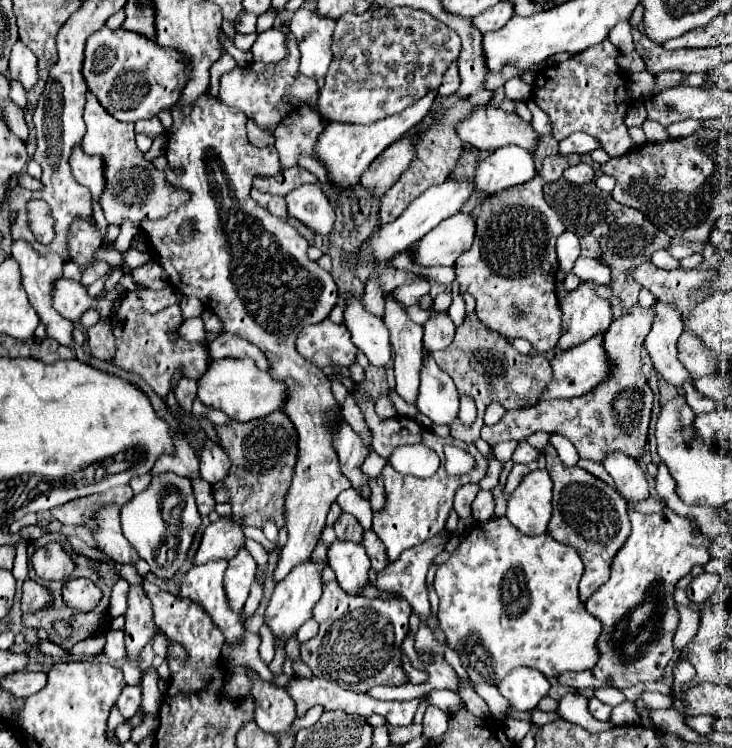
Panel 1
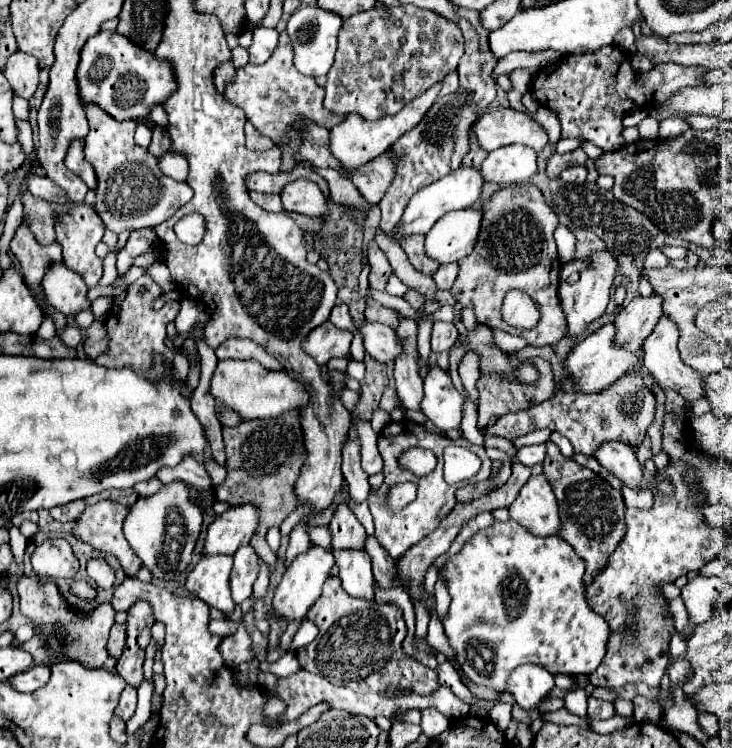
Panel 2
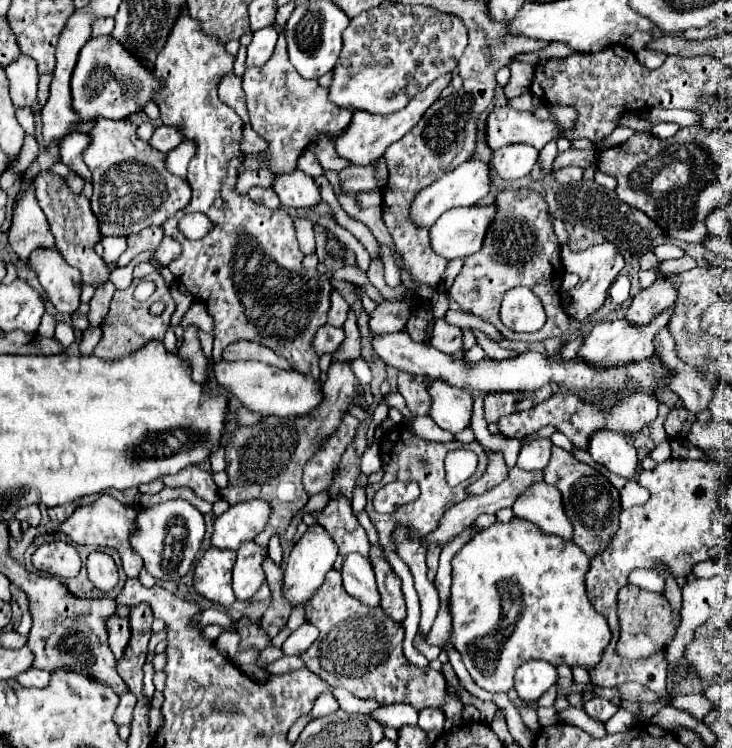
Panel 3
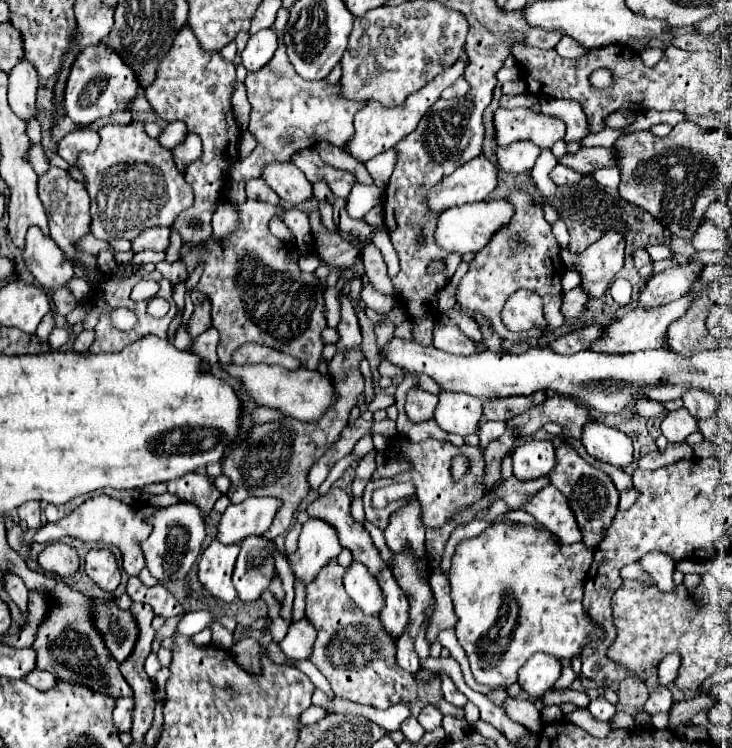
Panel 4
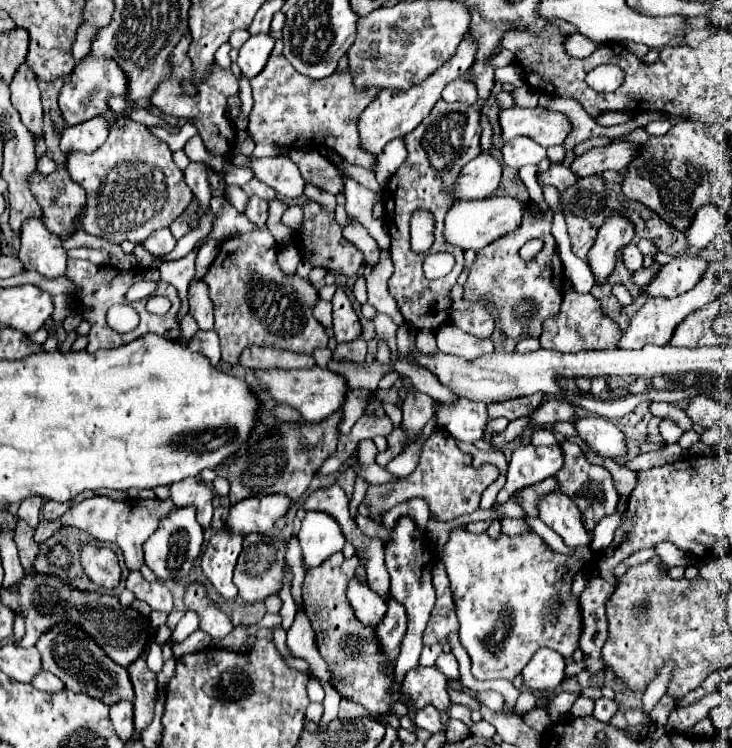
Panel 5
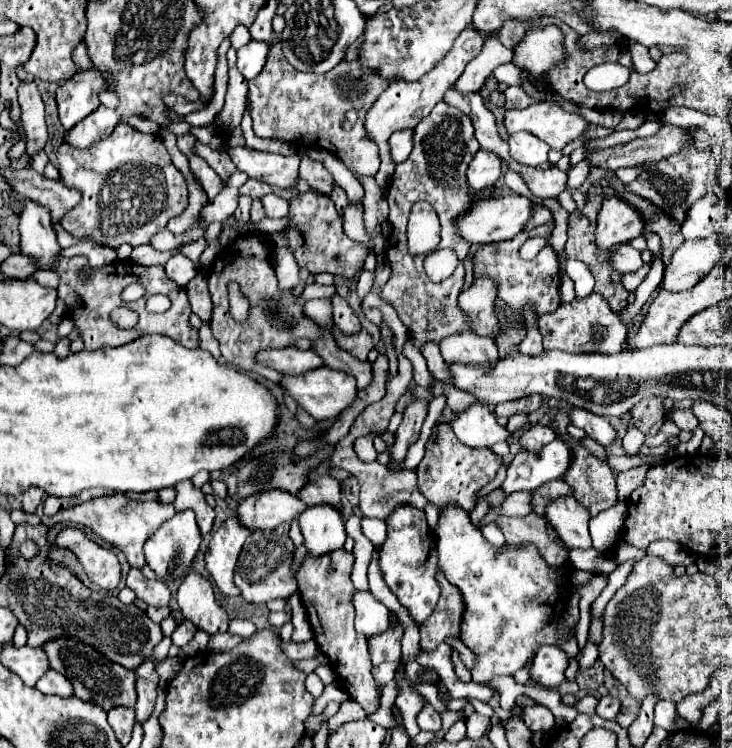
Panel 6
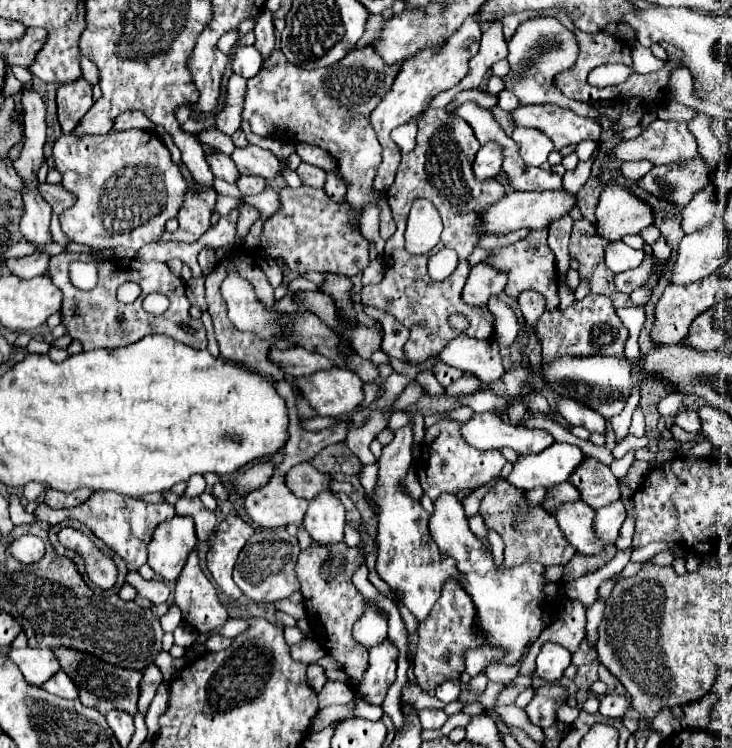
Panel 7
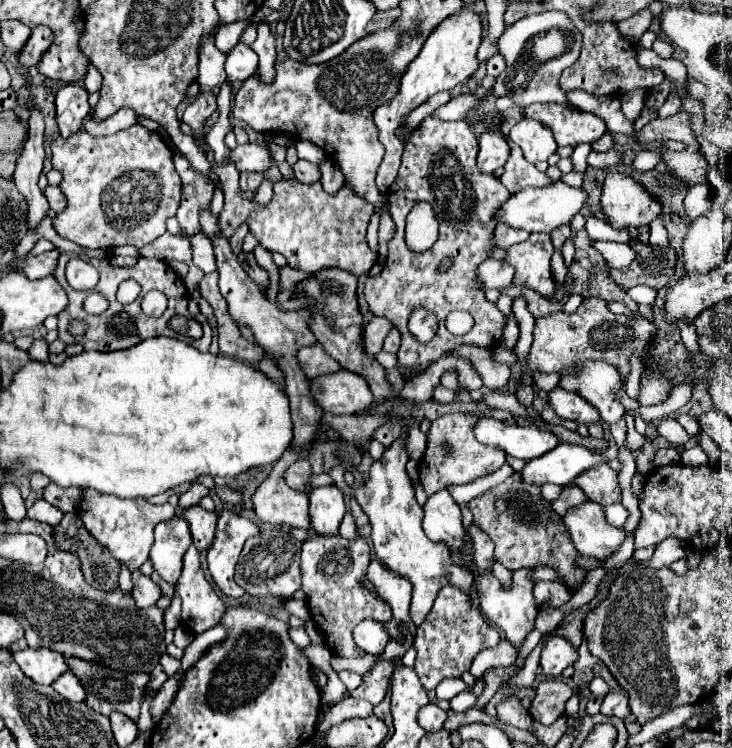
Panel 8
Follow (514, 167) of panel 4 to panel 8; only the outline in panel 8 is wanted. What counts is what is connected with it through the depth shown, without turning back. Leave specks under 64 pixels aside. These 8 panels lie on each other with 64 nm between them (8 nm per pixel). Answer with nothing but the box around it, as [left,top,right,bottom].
[508,116,558,164]

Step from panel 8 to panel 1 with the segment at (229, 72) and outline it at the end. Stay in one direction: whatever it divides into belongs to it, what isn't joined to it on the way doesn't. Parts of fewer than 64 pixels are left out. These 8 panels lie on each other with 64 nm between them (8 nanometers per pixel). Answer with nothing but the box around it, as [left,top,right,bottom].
[252,28,286,62]

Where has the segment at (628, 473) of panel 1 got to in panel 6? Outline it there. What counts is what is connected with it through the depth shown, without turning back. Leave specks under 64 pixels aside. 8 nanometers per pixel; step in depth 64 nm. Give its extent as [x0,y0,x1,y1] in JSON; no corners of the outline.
[570,408,616,446]

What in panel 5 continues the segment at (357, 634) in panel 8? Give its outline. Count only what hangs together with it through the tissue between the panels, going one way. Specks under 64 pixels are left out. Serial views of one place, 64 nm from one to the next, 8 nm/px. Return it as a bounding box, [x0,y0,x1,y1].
[348,578,388,628]

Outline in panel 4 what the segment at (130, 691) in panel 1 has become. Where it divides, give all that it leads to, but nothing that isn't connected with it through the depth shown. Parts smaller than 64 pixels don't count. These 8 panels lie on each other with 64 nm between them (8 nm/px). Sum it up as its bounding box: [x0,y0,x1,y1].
[114,698,134,732]

